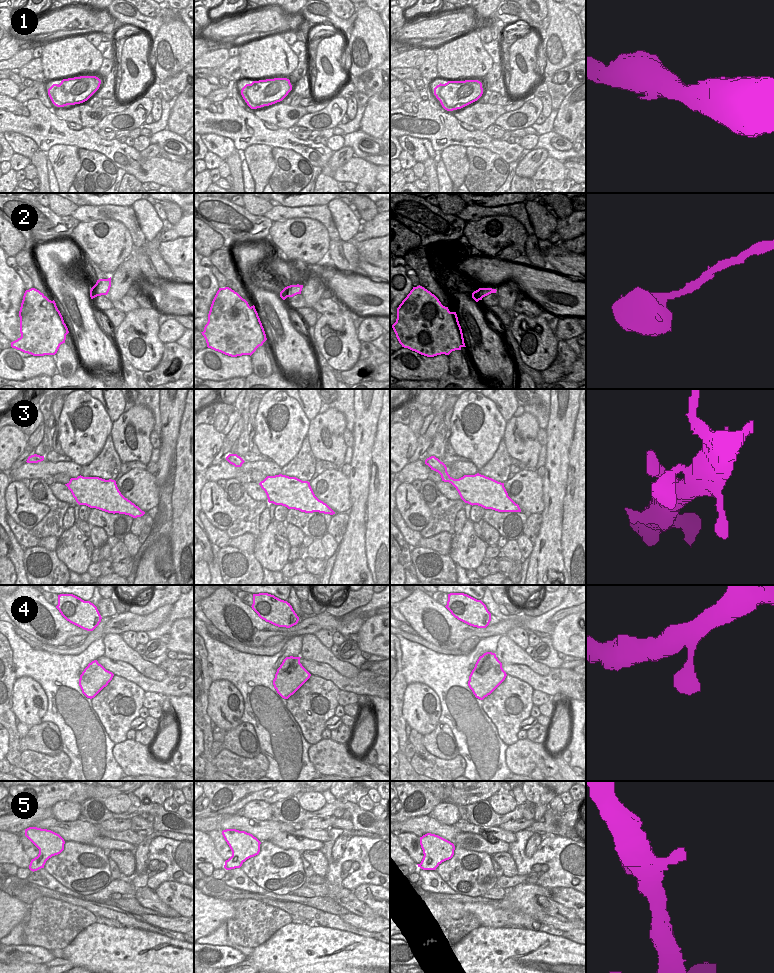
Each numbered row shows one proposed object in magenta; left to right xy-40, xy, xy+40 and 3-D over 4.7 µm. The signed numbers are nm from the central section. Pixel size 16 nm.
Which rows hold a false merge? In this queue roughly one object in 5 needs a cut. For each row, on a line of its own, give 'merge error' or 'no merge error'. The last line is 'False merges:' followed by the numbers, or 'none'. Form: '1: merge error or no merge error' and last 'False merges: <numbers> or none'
1: no merge error
2: no merge error
3: no merge error
4: no merge error
5: no merge error
False merges: none

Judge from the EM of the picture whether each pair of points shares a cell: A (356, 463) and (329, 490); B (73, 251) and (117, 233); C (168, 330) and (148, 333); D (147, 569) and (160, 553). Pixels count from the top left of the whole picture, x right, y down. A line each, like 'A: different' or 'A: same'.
A: different
B: different
C: different
D: same

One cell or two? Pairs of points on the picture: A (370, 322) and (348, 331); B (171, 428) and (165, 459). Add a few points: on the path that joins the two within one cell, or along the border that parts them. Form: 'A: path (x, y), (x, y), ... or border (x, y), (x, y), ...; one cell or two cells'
A: border (356, 329), (356, 335), (361, 341); two cells
B: path (169, 436), (167, 451); one cell

